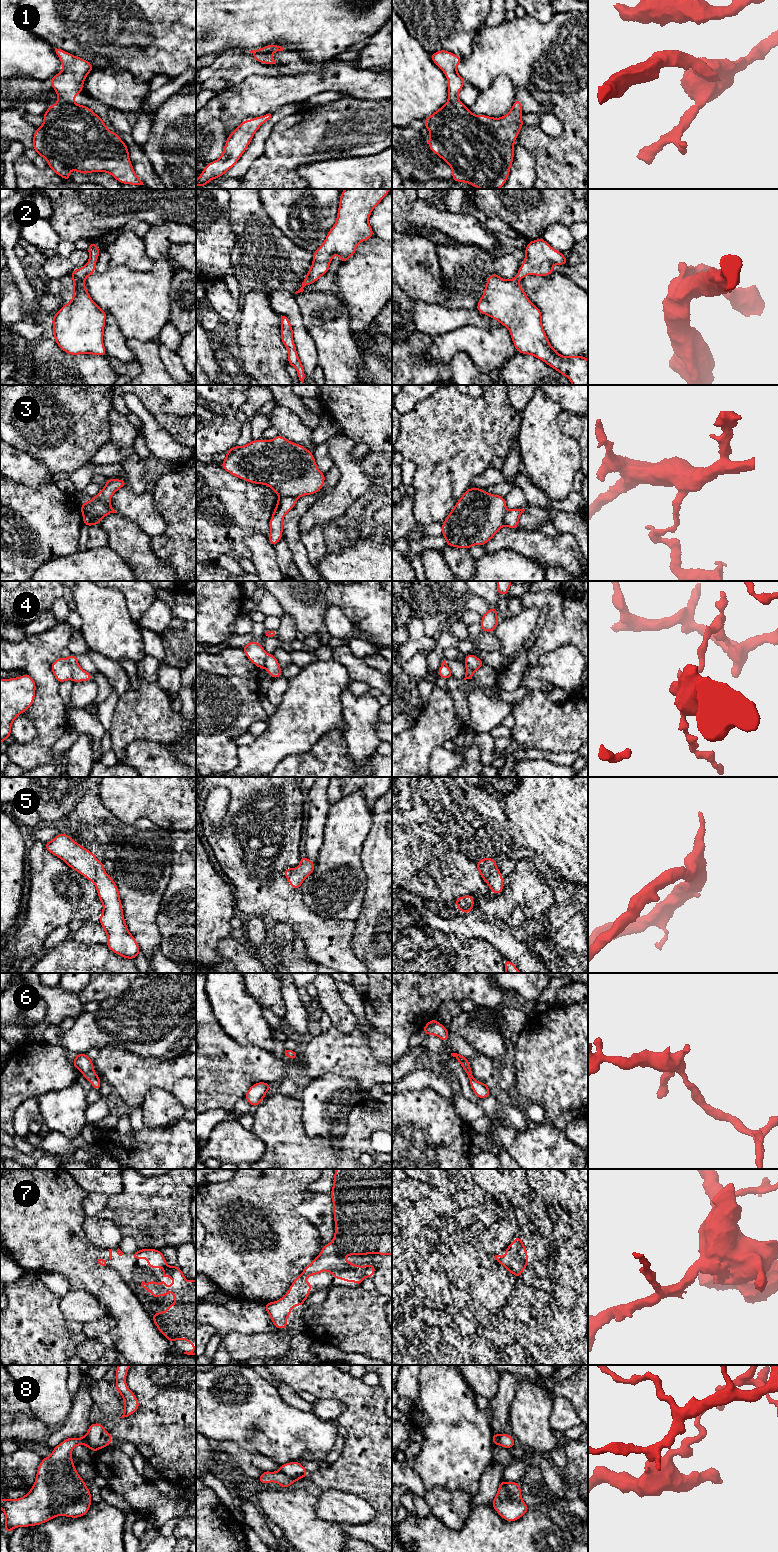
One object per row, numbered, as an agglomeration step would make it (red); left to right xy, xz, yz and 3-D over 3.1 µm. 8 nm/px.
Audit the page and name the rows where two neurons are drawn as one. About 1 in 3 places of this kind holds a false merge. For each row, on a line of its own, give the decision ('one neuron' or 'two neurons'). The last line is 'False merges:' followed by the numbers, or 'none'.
1: one neuron
2: one neuron
3: two neurons
4: two neurons
5: one neuron
6: one neuron
7: one neuron
8: two neurons
False merges: 3, 4, 8

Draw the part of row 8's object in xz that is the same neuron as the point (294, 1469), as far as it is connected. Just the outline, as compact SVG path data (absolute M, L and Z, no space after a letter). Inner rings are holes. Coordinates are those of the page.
M297 1461L280 1465L279 1471L289 1477L296 1478L296 1479L302 1479L308 1476L307 1470L300 1462Z

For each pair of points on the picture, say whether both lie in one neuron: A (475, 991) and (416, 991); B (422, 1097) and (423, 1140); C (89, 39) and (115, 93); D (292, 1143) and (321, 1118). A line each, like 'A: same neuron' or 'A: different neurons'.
A: same neuron
B: same neuron
C: different neurons
D: different neurons

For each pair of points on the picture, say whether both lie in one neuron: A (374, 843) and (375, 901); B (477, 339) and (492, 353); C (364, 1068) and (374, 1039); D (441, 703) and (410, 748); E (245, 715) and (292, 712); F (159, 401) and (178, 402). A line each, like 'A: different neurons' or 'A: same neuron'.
A: same neuron
B: same neuron
C: different neurons
D: same neuron
E: different neurons
F: same neuron

